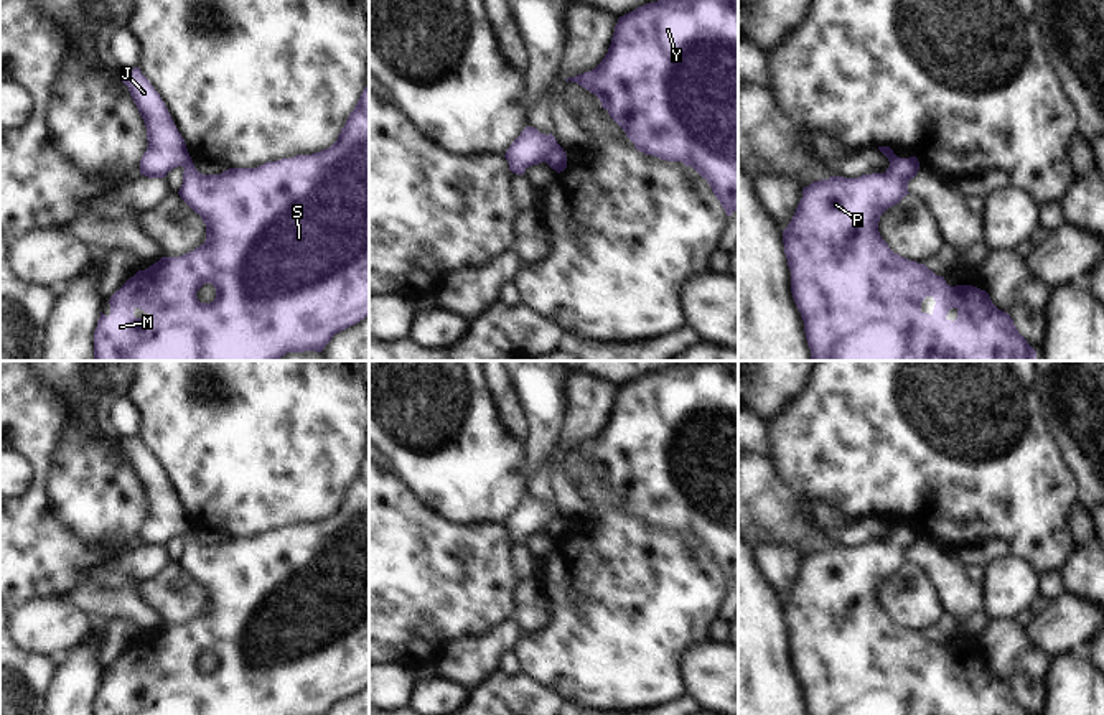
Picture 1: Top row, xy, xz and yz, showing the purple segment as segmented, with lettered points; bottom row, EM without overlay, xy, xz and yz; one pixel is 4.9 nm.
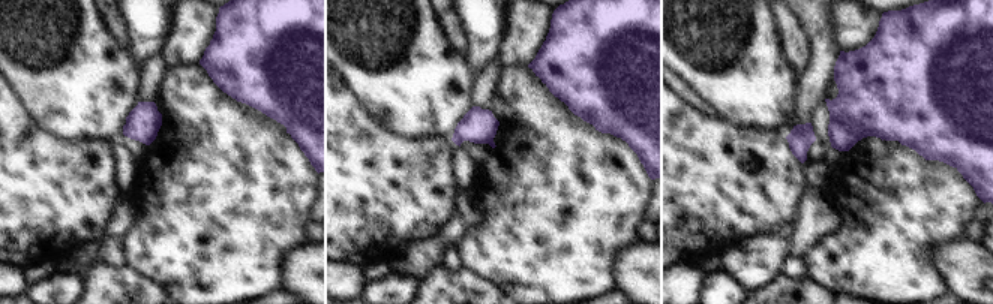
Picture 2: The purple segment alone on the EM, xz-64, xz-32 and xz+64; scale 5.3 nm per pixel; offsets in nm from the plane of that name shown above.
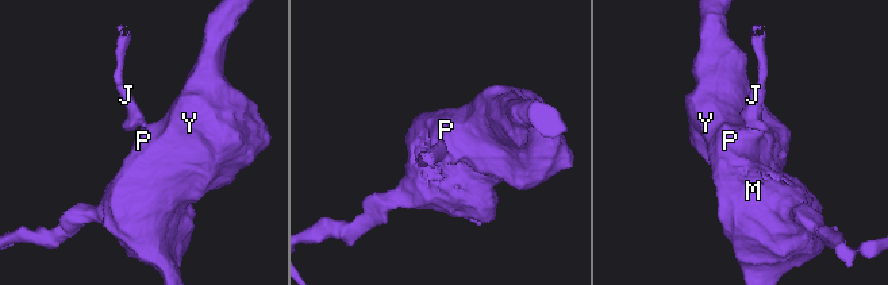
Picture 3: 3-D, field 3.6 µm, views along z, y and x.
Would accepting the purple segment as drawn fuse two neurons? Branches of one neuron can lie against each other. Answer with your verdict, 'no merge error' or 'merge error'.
merge error

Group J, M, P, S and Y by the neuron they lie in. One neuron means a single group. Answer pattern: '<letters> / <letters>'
J / M P S Y

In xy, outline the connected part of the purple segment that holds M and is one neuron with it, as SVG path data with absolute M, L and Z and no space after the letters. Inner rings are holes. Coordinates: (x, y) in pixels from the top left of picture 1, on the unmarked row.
M364 456L338 509L326 519L267 530L257 537L229 537L221 544L199 542L193 529L183 537L183 554L178 563L201 585L206 593L206 610L180 626L161 626L130 646L110 666L110 684L105 685L101 680L94 715L326 715L336 702L369 685L369 456ZM204 652L216 657L216 667L211 672L201 672L196 666Z

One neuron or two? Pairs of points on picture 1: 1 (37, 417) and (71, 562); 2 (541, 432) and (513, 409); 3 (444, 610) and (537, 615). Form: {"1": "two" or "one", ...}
{"1": "one", "2": "two", "3": "two"}

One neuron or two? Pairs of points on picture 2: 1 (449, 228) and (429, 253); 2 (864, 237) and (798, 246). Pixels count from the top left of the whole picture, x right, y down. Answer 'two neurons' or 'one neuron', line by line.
1: one neuron
2: two neurons

